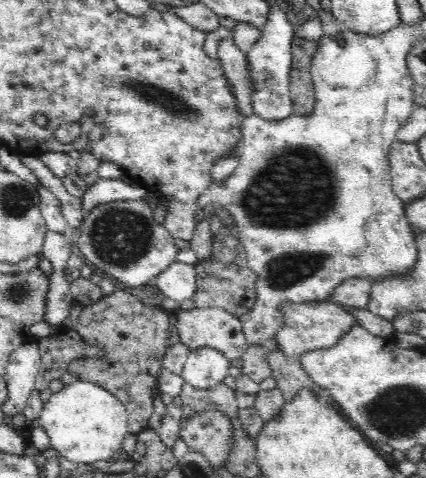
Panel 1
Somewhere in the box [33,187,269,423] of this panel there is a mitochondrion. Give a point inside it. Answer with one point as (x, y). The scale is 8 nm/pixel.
(120, 237)

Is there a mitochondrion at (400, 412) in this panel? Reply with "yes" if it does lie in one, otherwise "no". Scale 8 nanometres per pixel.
yes

